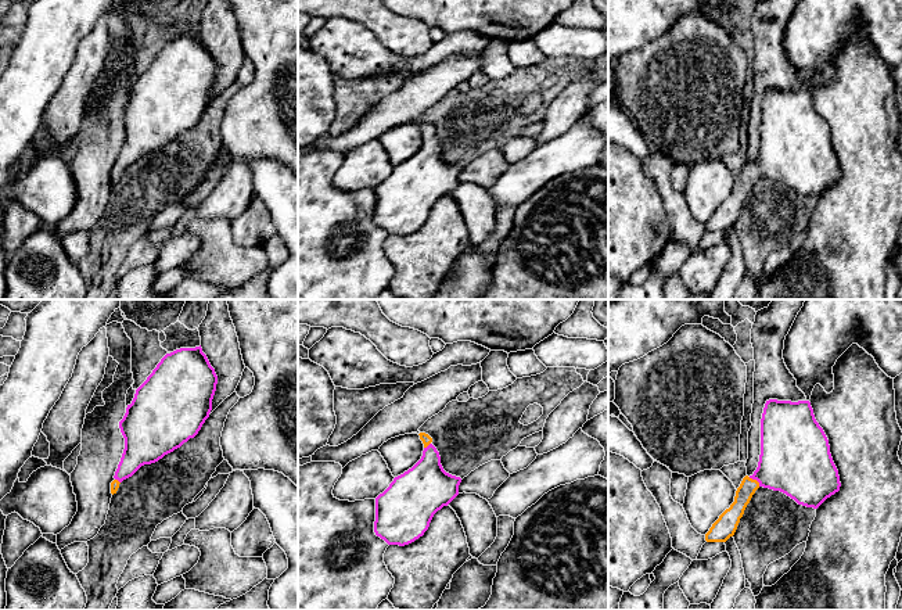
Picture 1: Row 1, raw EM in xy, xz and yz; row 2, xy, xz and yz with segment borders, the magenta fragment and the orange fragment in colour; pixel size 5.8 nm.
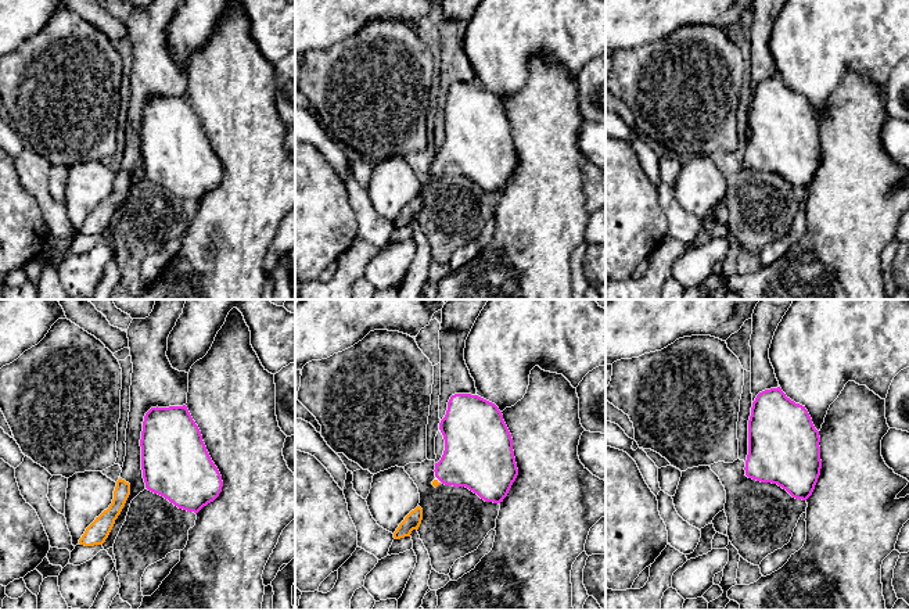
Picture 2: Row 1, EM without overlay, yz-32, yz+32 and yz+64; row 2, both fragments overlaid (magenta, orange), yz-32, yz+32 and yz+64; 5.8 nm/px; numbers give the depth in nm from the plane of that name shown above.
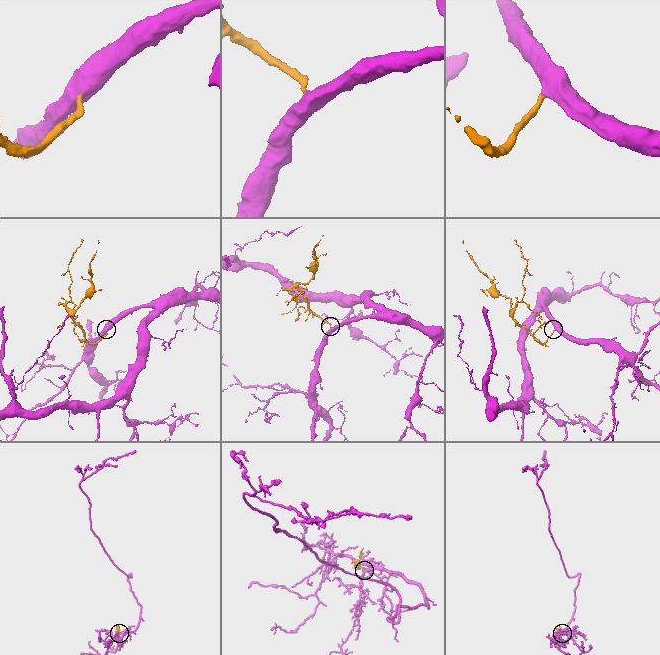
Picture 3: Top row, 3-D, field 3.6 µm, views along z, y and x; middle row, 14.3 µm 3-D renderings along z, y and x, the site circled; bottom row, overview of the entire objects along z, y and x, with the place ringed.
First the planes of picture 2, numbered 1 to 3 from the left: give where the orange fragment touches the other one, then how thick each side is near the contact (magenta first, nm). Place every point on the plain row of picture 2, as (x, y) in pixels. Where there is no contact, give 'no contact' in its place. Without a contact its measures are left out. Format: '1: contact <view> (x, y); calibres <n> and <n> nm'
1: no contact
2: no contact
3: no contact

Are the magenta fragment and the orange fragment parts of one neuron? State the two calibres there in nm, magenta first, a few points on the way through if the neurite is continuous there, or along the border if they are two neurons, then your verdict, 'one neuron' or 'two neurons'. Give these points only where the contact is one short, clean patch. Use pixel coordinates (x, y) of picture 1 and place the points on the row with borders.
400 nm thick on the magenta side, 100 nm on the other; runs through yz (794, 460), (755, 478), (747, 488); one neuron

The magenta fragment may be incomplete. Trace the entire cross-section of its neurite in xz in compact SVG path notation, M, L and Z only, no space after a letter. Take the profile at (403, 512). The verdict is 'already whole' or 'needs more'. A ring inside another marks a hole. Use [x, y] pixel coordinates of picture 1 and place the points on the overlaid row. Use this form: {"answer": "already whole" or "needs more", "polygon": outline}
{"answer": "needs more", "polygon": "M425 433L418 435L424 444L421 459L412 469L395 477L389 487L375 498L374 532L388 545L405 546L423 537L434 514L459 495L461 478L443 470L439 452L431 444L432 438Z"}

